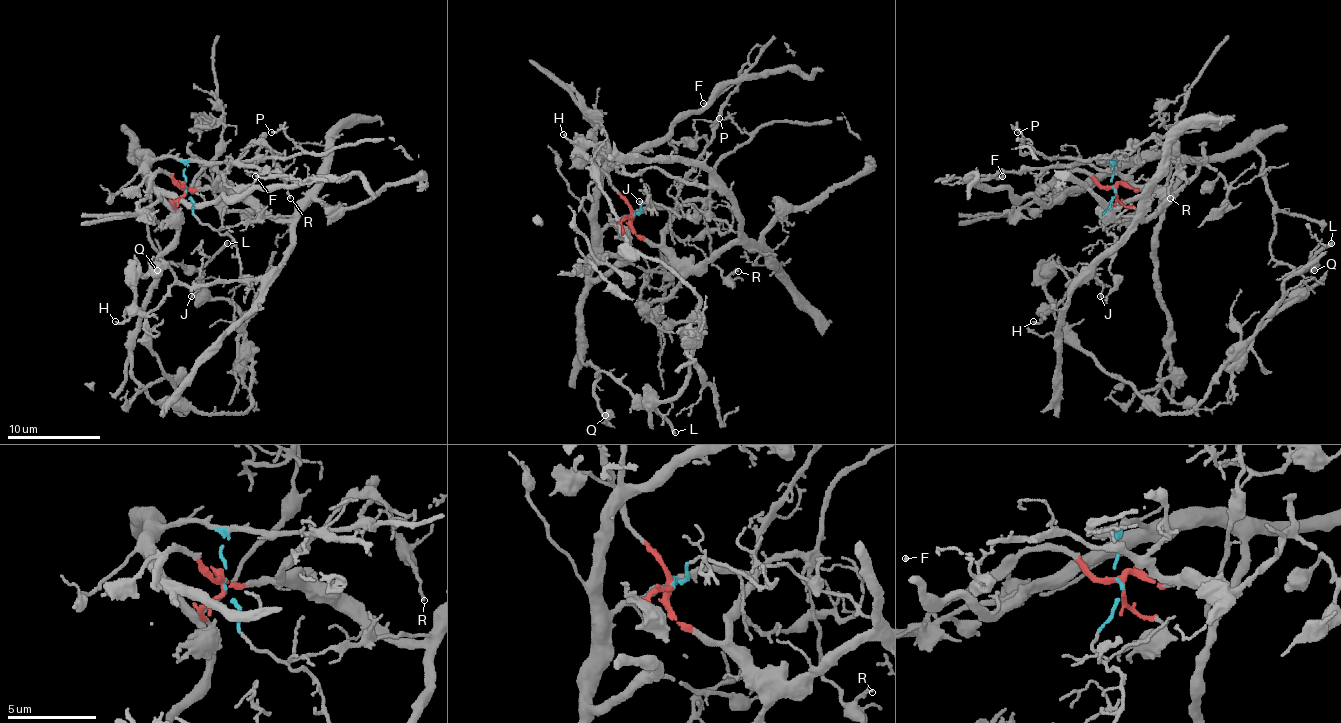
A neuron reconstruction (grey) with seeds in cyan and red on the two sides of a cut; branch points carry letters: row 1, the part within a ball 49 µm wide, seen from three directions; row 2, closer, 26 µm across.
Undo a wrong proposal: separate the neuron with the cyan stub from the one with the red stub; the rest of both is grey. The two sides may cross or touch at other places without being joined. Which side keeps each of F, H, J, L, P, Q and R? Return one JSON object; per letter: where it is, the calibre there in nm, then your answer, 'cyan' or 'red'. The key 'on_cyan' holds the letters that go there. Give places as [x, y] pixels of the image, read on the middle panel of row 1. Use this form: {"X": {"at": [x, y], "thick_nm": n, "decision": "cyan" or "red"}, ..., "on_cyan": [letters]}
{"F": {"at": [703, 103], "thick_nm": 180, "decision": "red"}, "H": {"at": [563, 134], "thick_nm": 160, "decision": "red"}, "J": {"at": [639, 201], "thick_nm": 120, "decision": "red"}, "L": {"at": [675, 432], "thick_nm": 280, "decision": "cyan"}, "P": {"at": [719, 118], "thick_nm": 120, "decision": "cyan"}, "Q": {"at": [605, 415], "thick_nm": 650, "decision": "cyan"}, "R": {"at": [738, 271], "thick_nm": 160, "decision": "cyan"}, "on_cyan": ["L", "P", "Q", "R"]}

